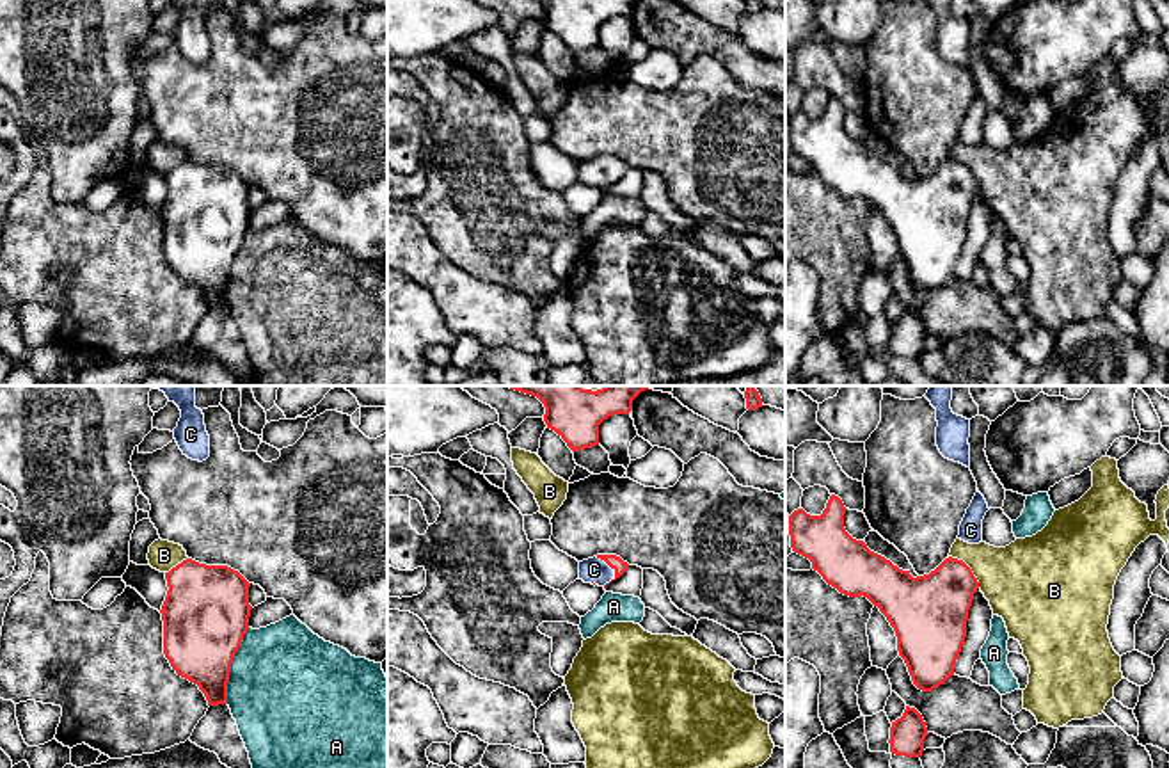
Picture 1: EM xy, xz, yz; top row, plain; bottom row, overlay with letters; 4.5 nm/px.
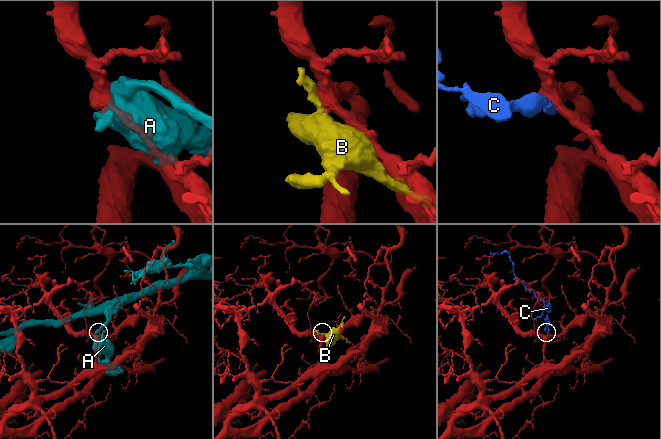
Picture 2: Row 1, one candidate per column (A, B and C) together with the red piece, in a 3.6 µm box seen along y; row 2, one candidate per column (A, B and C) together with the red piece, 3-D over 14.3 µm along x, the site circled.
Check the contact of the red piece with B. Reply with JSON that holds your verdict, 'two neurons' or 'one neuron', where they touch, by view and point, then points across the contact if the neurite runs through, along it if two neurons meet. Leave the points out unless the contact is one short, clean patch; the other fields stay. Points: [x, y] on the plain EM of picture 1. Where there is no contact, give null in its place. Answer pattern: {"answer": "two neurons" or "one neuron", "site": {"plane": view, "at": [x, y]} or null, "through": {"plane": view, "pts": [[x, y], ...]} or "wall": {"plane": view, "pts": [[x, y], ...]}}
{"answer": "two neurons", "site": {"plane": "yz", "at": [969, 169]}}

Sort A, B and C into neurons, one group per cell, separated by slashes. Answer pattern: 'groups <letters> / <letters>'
groups A / B / C

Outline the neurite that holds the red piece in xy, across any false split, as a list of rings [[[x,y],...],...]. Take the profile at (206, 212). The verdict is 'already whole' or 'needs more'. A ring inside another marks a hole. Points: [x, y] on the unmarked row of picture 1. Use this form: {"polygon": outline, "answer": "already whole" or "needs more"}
{"polygon": [[[192,160],[165,181],[163,256],[178,277],[199,288],[208,308],[227,306],[231,265],[249,231],[250,185],[227,167]]], "answer": "already whole"}

